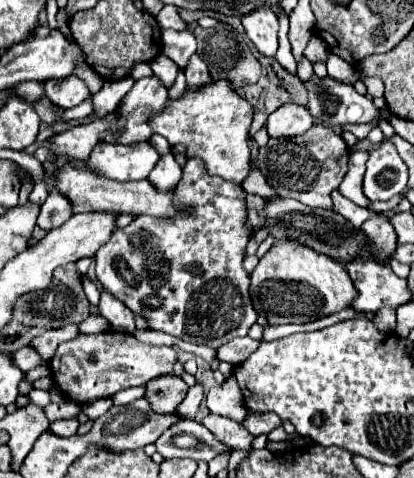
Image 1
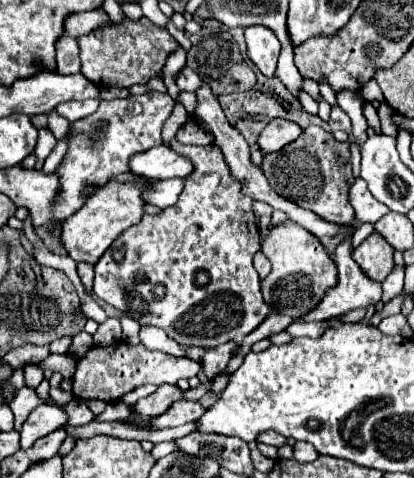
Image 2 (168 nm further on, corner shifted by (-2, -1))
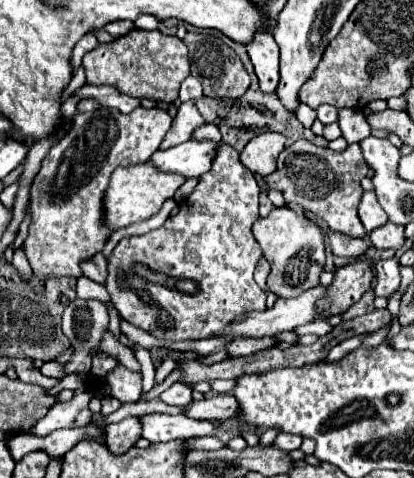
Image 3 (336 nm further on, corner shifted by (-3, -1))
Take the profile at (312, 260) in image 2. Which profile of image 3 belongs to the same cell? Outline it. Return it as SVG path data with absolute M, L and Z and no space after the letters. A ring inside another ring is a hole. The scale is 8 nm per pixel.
M274 207L266 217L256 219L252 233L272 267L268 275L268 289L272 293L278 297L298 297L318 285L318 277L324 271L324 237L312 219L290 207Z

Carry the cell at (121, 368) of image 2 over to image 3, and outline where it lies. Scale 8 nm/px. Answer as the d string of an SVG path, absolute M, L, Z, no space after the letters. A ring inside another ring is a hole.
M120 365L114 373L106 377L112 385L112 397L120 403L138 403L142 393L142 373L132 373Z

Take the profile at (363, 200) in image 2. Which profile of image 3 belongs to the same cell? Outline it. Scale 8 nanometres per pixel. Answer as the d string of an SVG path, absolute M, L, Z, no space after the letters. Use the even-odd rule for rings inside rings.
M372 191L364 193L358 213L360 213L360 221L362 221L362 225L366 227L368 233L388 223L388 215L380 207L380 203L378 203L378 199L376 199L376 195Z

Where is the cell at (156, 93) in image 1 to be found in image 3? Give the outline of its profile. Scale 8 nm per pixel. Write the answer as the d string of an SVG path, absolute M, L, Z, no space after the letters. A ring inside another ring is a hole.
M98 107L90 113L78 113L72 121L72 129L48 151L48 155L42 161L42 167L38 175L34 177L32 189L30 189L30 229L28 237L24 241L24 253L28 257L28 263L36 277L82 277L80 263L92 259L96 253L100 253L110 239L112 231L106 227L104 219L104 195L108 189L110 175L116 167L134 165L140 161L148 161L152 153L160 147L160 141L164 139L168 125L172 123L172 117L168 111L162 109L136 109L136 113L124 115L116 109Z

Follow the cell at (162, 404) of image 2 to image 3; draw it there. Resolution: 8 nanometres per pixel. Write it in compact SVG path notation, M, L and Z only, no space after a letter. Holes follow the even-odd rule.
M128 417L120 423L110 423L104 433L104 445L108 451L122 455L140 439L140 421L136 421L136 417Z

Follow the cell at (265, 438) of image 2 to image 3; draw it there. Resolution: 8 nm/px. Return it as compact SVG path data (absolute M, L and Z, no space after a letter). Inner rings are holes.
M280 433L274 443L276 443L276 447L280 447L284 451L292 451L292 449L298 449L300 447L302 437L300 435L290 435L290 433Z

